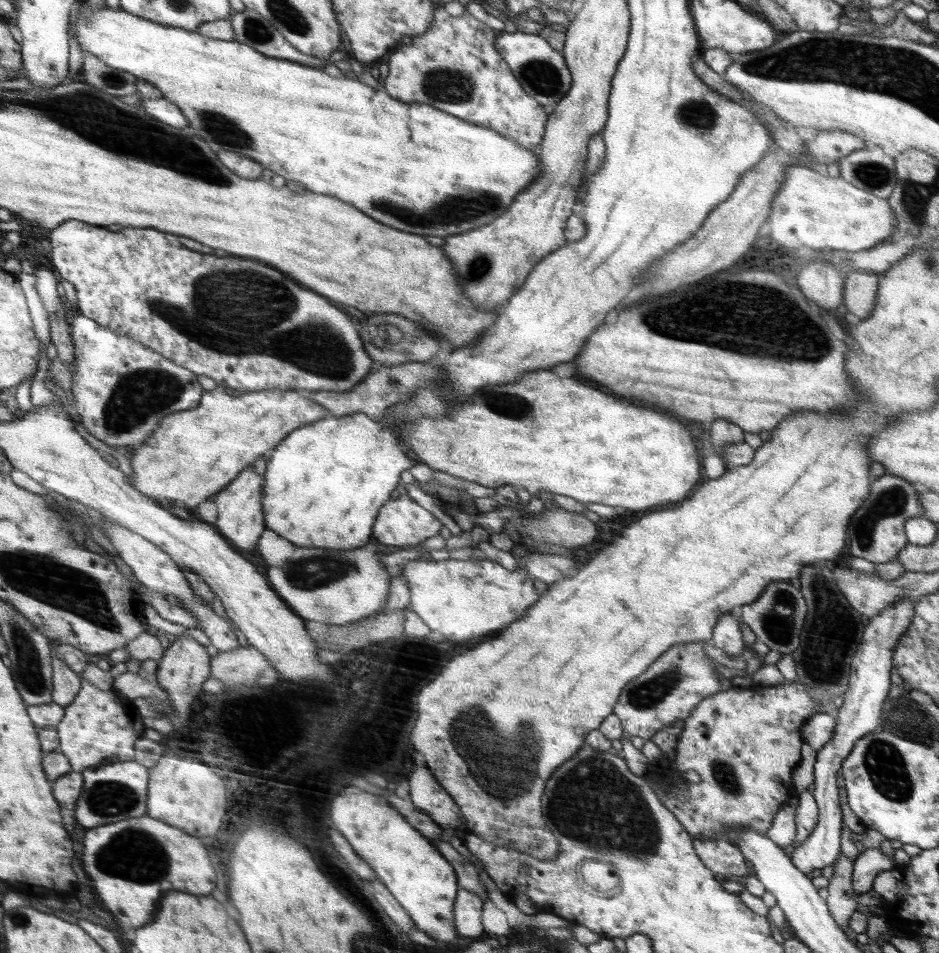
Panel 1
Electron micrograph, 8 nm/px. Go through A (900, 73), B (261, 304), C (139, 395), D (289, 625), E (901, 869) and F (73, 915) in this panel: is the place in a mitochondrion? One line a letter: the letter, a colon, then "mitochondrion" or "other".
A: mitochondrion
B: mitochondrion
C: mitochondrion
D: other
E: other
F: other

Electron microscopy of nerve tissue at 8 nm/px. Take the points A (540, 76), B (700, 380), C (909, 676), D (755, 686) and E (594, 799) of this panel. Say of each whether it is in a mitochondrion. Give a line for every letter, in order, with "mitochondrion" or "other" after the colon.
A: mitochondrion
B: other
C: other
D: other
E: mitochondrion

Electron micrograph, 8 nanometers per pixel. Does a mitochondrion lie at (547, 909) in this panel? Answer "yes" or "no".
no

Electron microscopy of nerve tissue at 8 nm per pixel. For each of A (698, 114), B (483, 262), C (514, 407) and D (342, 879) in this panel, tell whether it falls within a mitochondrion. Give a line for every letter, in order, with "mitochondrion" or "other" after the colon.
A: mitochondrion
B: mitochondrion
C: mitochondrion
D: other

